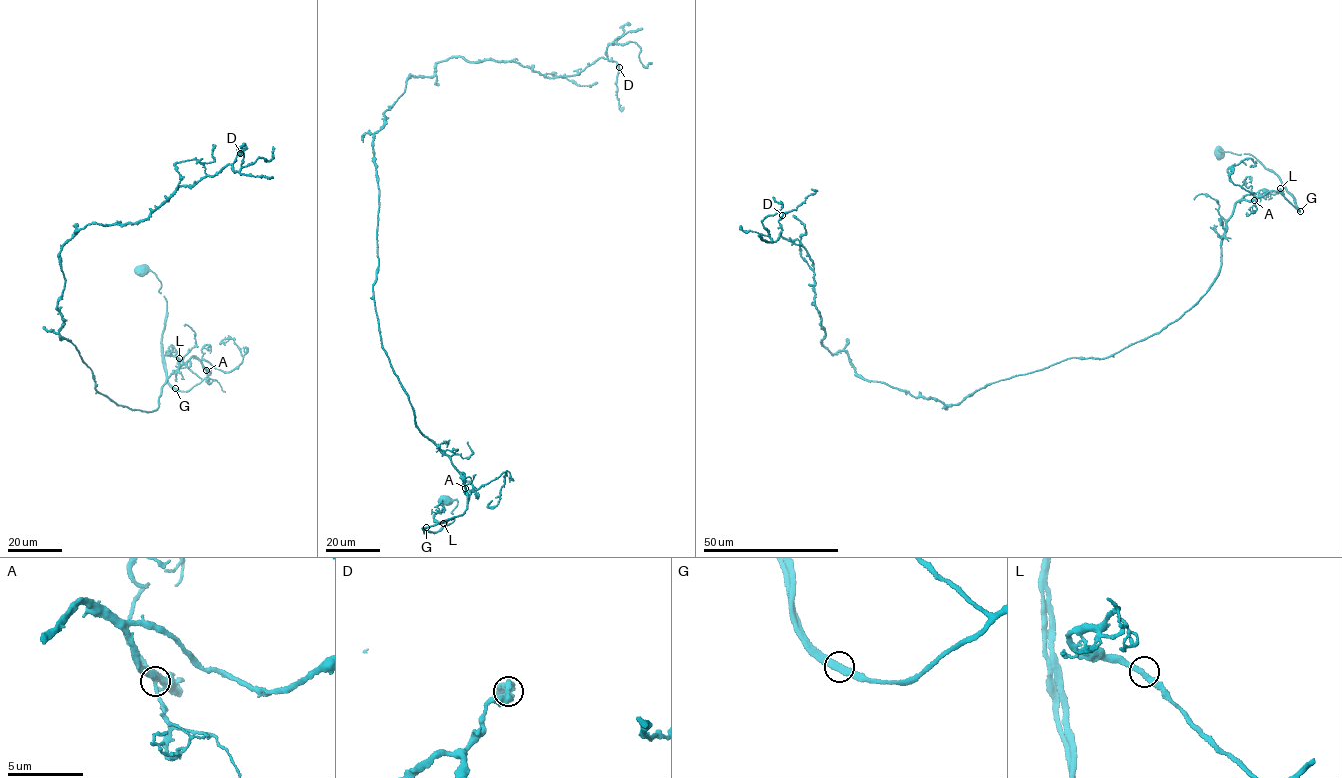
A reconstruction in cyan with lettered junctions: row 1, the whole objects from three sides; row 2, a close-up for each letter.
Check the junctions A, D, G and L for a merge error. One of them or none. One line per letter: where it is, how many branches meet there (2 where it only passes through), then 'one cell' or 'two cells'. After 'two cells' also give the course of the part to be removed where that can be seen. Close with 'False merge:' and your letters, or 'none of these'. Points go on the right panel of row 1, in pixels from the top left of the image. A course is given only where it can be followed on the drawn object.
A: (1254, 200) | 3 | one cell
D: (782, 215) | 2 | one cell
G: (1300, 211) | 2 | two cells | (1299, 211), (1281, 179), (1258, 160)
L: (1280, 188) | 2 | one cell
False merge: G

